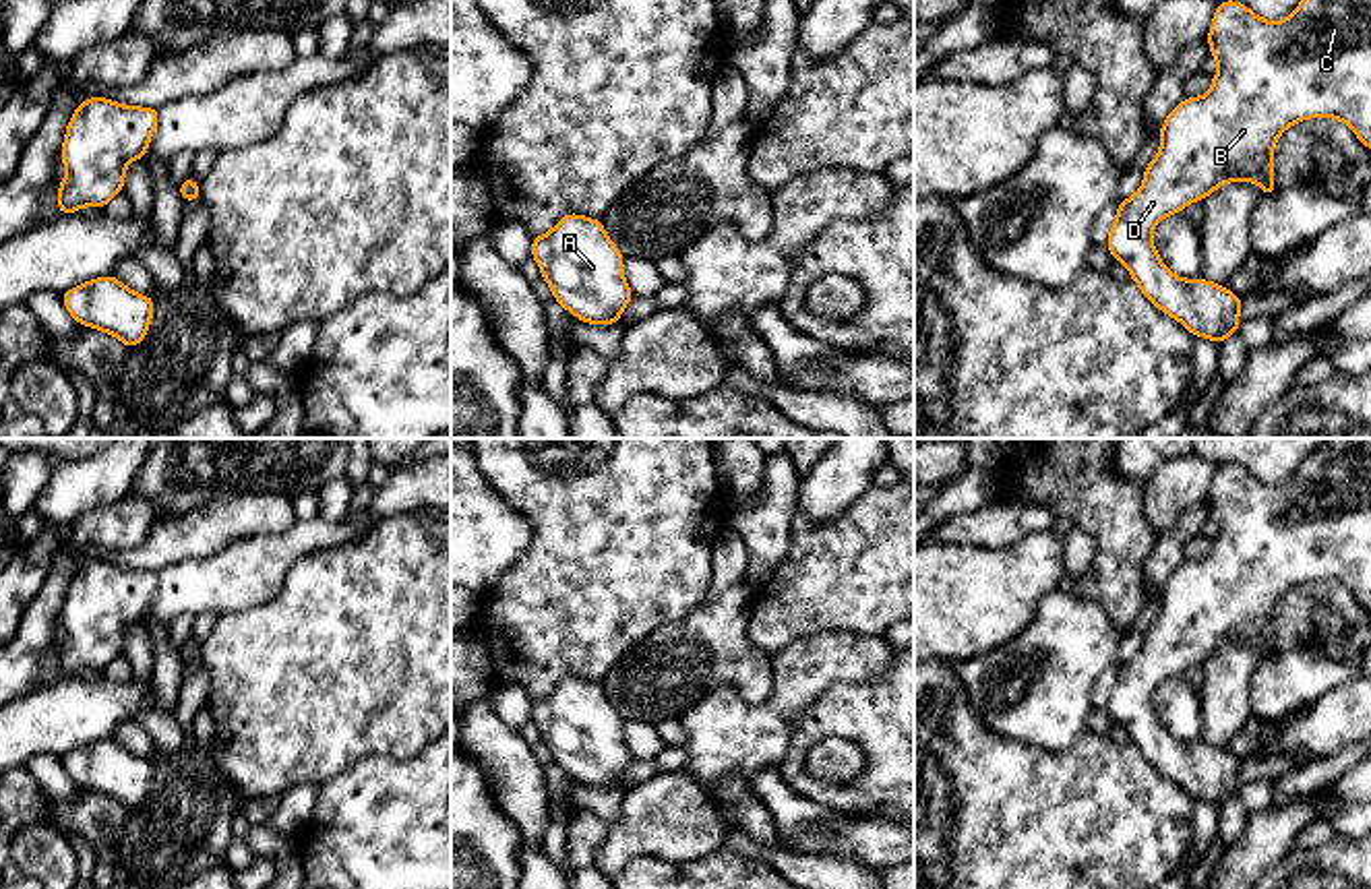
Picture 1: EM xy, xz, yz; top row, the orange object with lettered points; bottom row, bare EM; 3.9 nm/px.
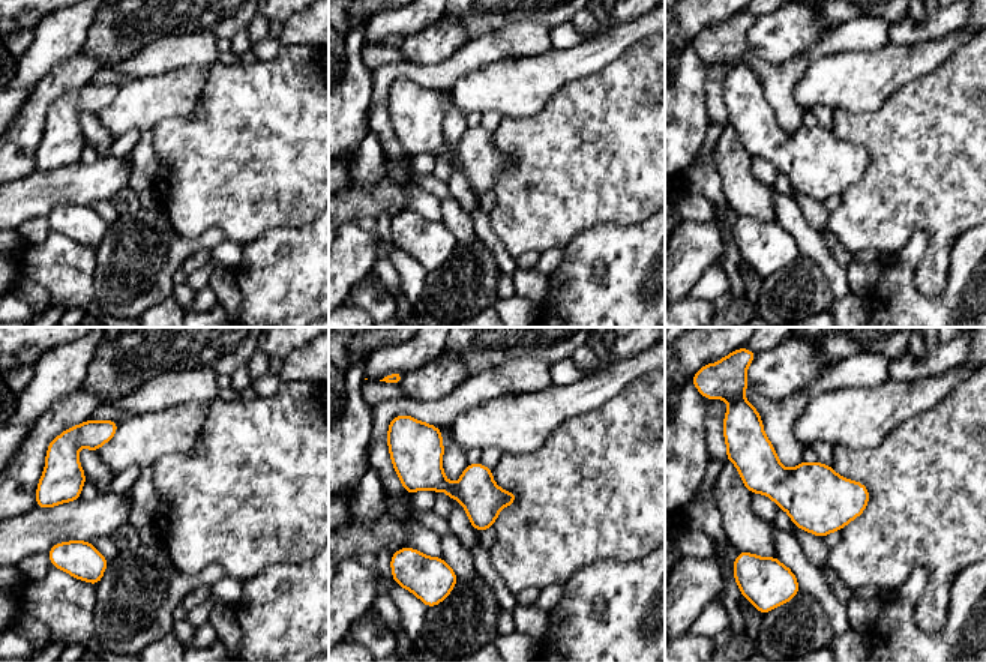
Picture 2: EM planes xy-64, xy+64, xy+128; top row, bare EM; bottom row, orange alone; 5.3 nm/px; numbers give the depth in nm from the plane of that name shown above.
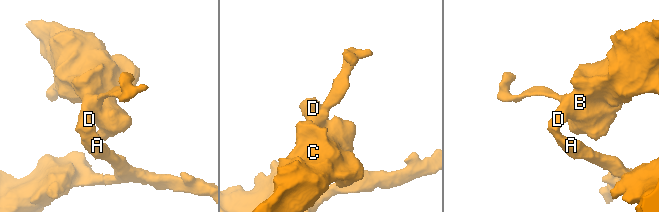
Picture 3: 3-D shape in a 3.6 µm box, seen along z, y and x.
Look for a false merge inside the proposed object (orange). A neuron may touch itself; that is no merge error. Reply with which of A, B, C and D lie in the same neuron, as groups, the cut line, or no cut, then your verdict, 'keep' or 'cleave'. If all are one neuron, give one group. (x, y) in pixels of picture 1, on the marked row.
A B C D; no cut; keep

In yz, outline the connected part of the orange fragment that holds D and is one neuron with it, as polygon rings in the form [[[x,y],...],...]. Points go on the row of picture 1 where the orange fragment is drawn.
[[[1237,0],[1218,2],[1208,33],[1210,54],[1218,62],[1212,87],[1201,97],[1185,97],[1160,126],[1160,151],[1144,170],[1141,188],[1119,201],[1106,248],[1127,267],[1141,294],[1164,314],[1179,320],[1193,337],[1220,345],[1239,333],[1243,300],[1220,283],[1177,277],[1158,256],[1154,227],[1189,203],[1204,201],[1224,182],[1257,182],[1263,196],[1274,194],[1274,145],[1280,134],[1309,118],[1336,118],[1352,128],[1371,151],[1371,0],[1301,0],[1282,21],[1270,23]]]

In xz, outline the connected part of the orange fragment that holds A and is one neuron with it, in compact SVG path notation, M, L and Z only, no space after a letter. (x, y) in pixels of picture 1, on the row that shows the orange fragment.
M567 213L550 232L531 238L531 258L552 298L587 325L620 323L635 298L622 273L624 256L602 219Z

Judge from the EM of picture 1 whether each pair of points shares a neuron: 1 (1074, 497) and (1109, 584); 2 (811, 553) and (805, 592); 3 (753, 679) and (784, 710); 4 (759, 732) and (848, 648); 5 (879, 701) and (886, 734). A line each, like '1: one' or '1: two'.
1: one
2: one
3: two
4: one
5: one

